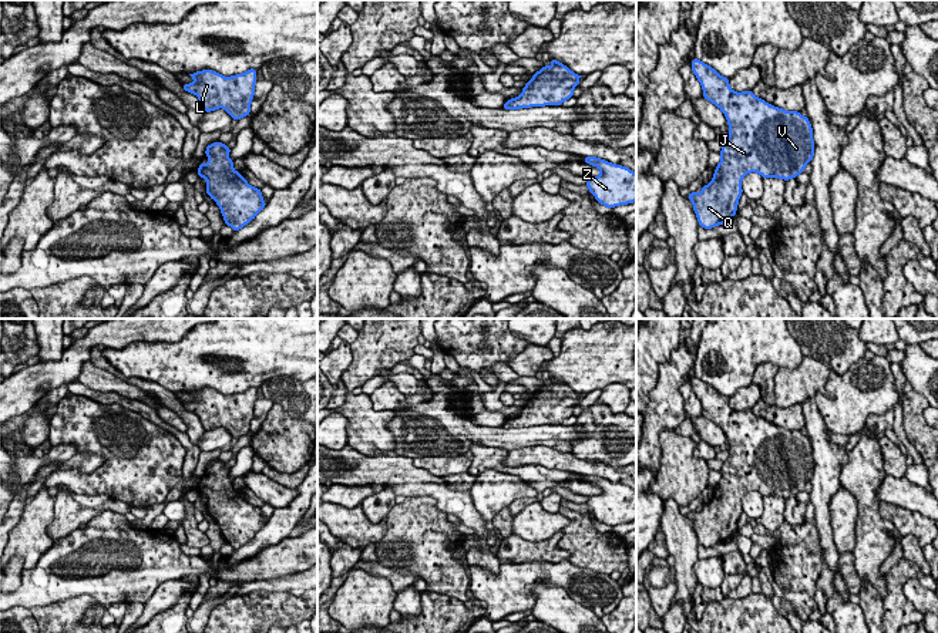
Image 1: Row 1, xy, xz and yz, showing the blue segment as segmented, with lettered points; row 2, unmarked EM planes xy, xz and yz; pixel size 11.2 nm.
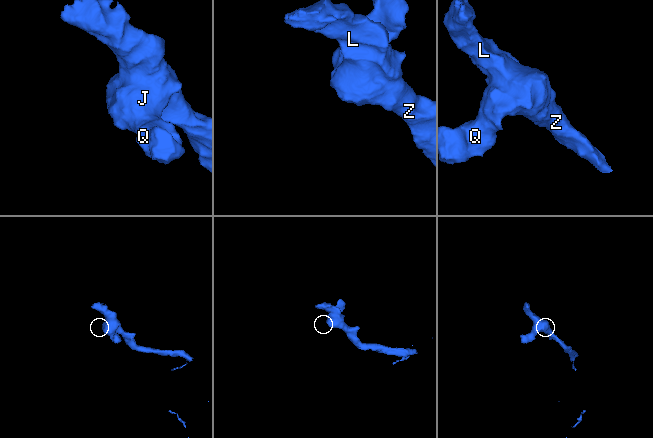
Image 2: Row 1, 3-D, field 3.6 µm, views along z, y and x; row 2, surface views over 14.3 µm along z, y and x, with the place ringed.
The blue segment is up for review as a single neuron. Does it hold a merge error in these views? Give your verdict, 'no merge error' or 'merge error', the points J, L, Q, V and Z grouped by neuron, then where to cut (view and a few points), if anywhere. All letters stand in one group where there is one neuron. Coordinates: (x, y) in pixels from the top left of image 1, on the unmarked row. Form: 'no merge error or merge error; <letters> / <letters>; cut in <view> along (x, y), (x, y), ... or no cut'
no merge error; J L Q V Z; no cut

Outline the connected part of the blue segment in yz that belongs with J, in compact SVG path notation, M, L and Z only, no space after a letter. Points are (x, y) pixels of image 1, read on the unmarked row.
M696 376L692 378L692 390L703 407L703 417L722 428L729 442L729 457L723 461L722 478L715 494L702 511L690 511L687 518L693 522L699 546L712 548L727 542L736 535L742 508L742 498L757 491L763 496L780 496L789 499L804 491L814 475L813 447L807 435L797 430L784 430L757 417L752 410L736 411L729 404L729 397L722 395L715 387Z

